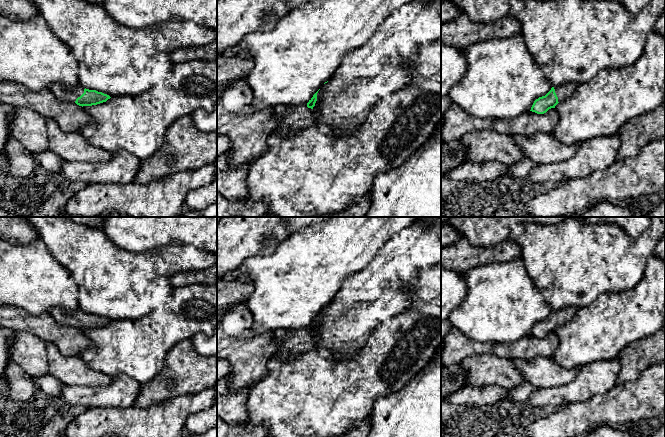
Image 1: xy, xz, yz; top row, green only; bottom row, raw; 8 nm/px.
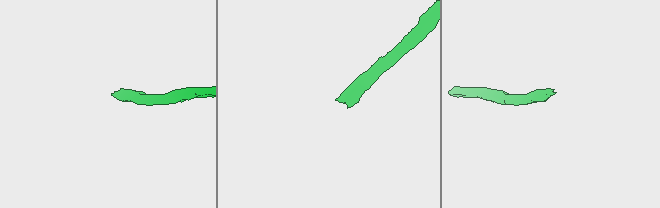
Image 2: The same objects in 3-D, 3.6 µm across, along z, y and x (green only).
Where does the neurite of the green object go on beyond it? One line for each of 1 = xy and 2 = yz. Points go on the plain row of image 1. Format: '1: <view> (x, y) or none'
1: xy (65, 317)
2: yz (564, 315)

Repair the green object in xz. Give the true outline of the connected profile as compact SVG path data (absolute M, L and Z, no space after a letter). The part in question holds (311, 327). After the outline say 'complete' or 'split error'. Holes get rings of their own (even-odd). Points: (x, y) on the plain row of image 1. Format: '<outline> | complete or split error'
M317 317L307 328L300 330L278 329L274 336L278 339L280 346L274 356L290 356L306 353L314 348L315 336L312 334L317 325Z | split error

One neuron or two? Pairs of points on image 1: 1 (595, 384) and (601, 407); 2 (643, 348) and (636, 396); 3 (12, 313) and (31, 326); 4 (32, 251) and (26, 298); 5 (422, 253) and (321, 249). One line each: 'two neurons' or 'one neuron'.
1: two neurons
2: two neurons
3: one neuron
4: one neuron
5: two neurons

